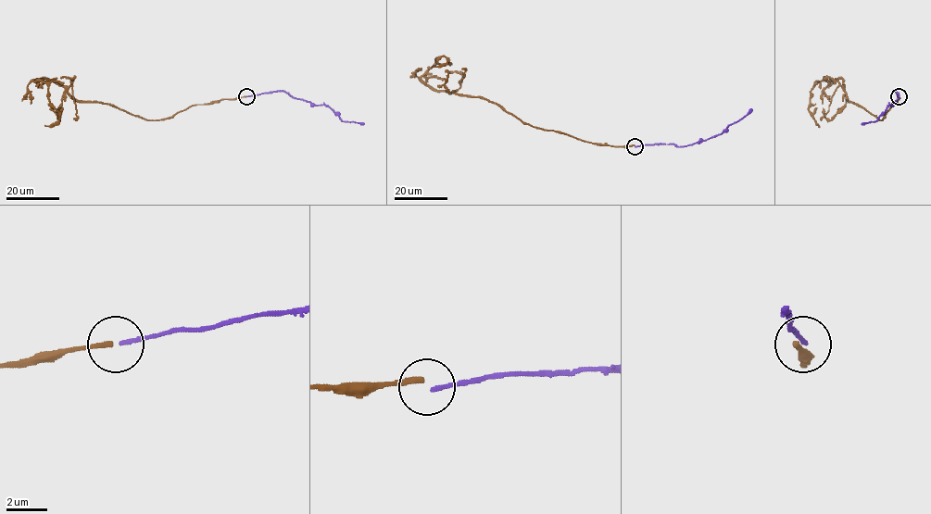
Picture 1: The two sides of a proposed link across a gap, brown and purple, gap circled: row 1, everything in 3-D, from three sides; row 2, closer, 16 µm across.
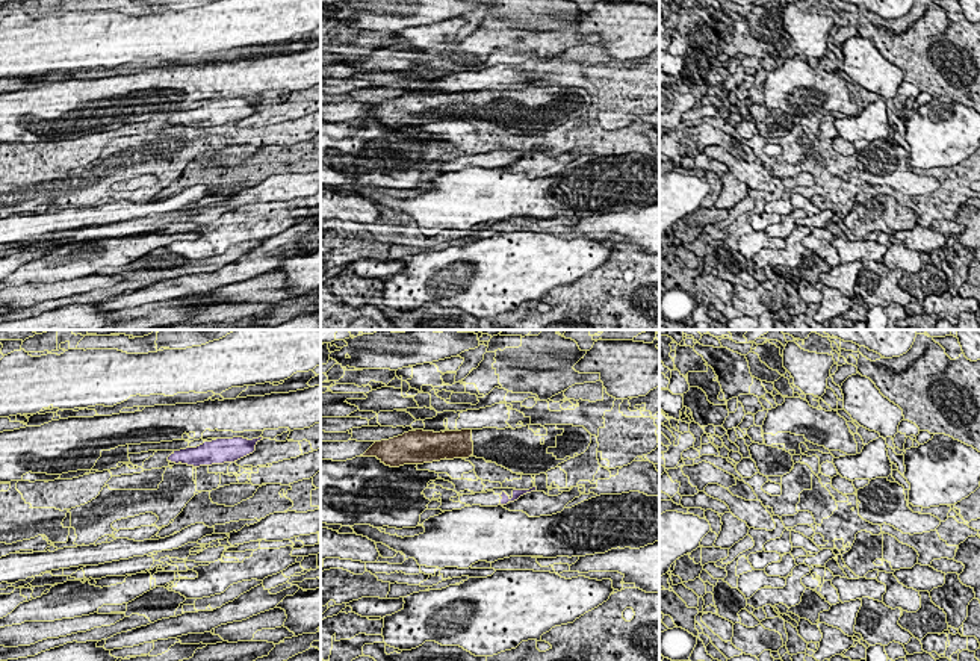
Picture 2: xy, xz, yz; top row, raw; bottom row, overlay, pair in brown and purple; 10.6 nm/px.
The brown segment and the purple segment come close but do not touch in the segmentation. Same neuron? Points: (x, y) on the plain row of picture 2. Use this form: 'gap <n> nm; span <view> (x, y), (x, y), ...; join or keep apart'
gap 500 nm; span xz (472, 115), (502, 153); keep apart

